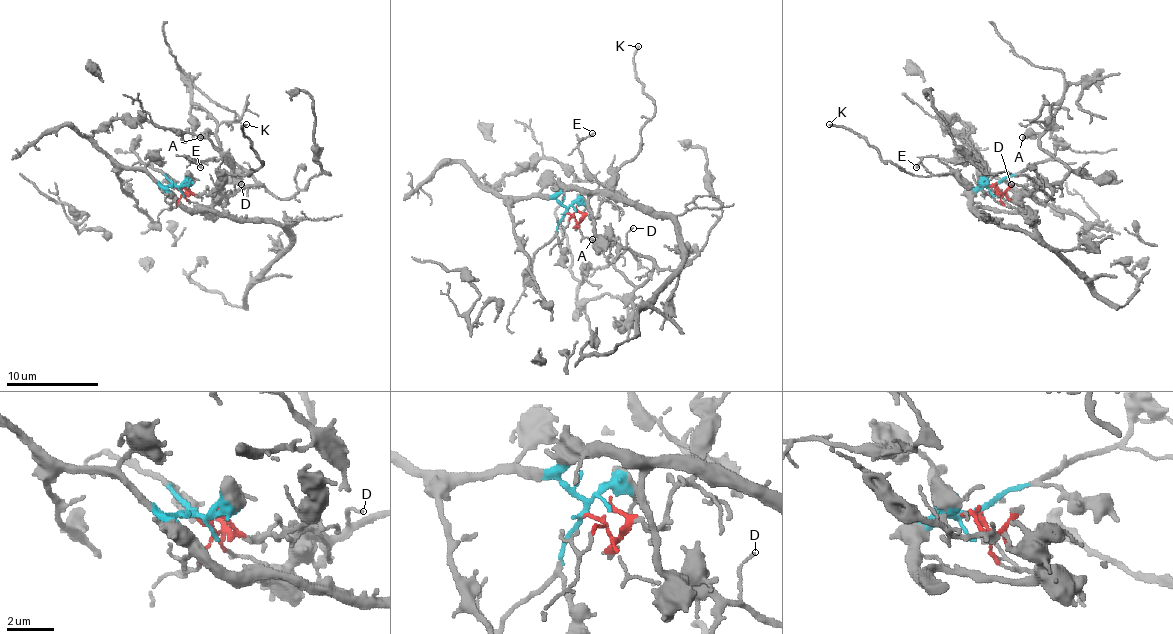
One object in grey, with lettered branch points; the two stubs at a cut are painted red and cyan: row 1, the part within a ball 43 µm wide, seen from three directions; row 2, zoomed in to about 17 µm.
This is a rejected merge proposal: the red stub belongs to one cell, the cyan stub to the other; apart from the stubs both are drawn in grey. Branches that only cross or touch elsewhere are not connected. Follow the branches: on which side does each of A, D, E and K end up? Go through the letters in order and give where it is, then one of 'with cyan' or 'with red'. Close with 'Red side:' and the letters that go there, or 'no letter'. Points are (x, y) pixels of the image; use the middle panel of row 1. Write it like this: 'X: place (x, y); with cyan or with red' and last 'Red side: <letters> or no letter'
A: place (592, 239); with cyan
D: place (633, 228); with cyan
E: place (592, 133); with cyan
K: place (638, 46); with red
Red side: K

